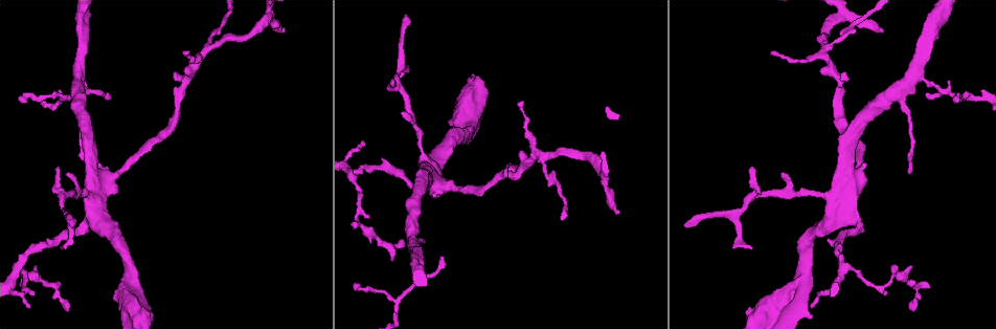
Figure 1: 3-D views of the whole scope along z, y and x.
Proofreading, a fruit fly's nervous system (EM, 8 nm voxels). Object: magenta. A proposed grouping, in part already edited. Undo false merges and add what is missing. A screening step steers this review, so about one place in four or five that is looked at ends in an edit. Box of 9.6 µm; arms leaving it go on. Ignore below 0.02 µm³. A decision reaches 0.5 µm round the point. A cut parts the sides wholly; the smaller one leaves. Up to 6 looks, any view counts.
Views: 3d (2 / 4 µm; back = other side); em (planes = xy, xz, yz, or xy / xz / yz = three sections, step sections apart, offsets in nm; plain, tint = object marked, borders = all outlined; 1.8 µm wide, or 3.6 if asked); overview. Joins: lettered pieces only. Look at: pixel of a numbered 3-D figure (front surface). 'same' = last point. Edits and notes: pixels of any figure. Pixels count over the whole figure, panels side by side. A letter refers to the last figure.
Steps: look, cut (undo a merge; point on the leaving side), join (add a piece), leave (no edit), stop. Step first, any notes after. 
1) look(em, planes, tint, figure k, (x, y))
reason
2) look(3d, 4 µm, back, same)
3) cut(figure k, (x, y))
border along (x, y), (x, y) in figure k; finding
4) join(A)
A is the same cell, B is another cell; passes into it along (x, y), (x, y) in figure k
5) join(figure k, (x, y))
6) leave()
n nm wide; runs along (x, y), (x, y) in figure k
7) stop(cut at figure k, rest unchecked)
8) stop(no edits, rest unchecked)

look(em, planes, borders, figure 1, (543, 156))
three arms meet

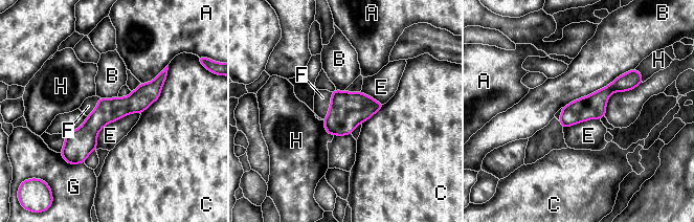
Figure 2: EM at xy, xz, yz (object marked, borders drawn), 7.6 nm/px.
leave()
B touches over 650 nm; A, B, C, E, F, G and H are other cells; border along (634, 68), (562, 108) in figure 2; all the same cell

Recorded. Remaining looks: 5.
look(3d, 4 µm, figure 1, (882, 33))

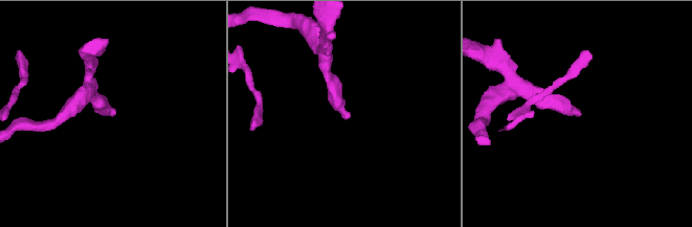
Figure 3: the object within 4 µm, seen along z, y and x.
look(em, planes, borders, figure 3, (112, 114))

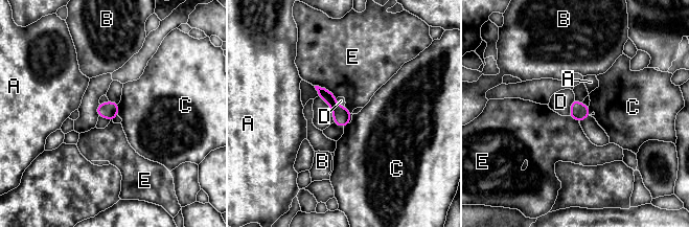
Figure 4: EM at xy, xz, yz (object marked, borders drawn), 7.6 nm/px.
leave()
A, B, C, D and E are other cells; border along (315, 85), (327, 89), (336, 99) in figure 4; none of them fits

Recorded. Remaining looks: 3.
look(3d, 4 µm, back, figure 1, (876, 288))
abrupt turn

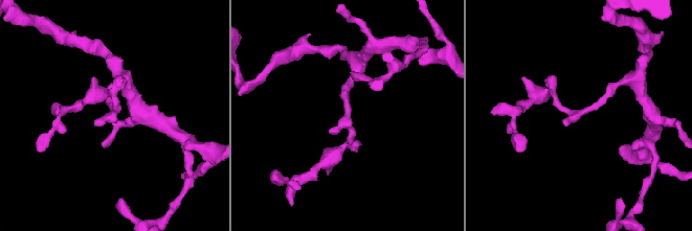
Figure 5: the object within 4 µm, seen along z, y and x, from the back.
look(em, yz, step 16, borders, figure 5, (347, 118))
shape alone is not enough

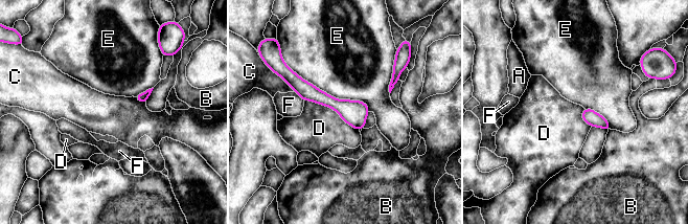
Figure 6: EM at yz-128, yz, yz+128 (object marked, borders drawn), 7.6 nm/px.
leave()
A, B, C, D, E and F are other cells; border along (304, 99), (330, 107), (359, 130) in figure 6; all the same cell

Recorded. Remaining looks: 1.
stop(no edits, rest unchecked)

